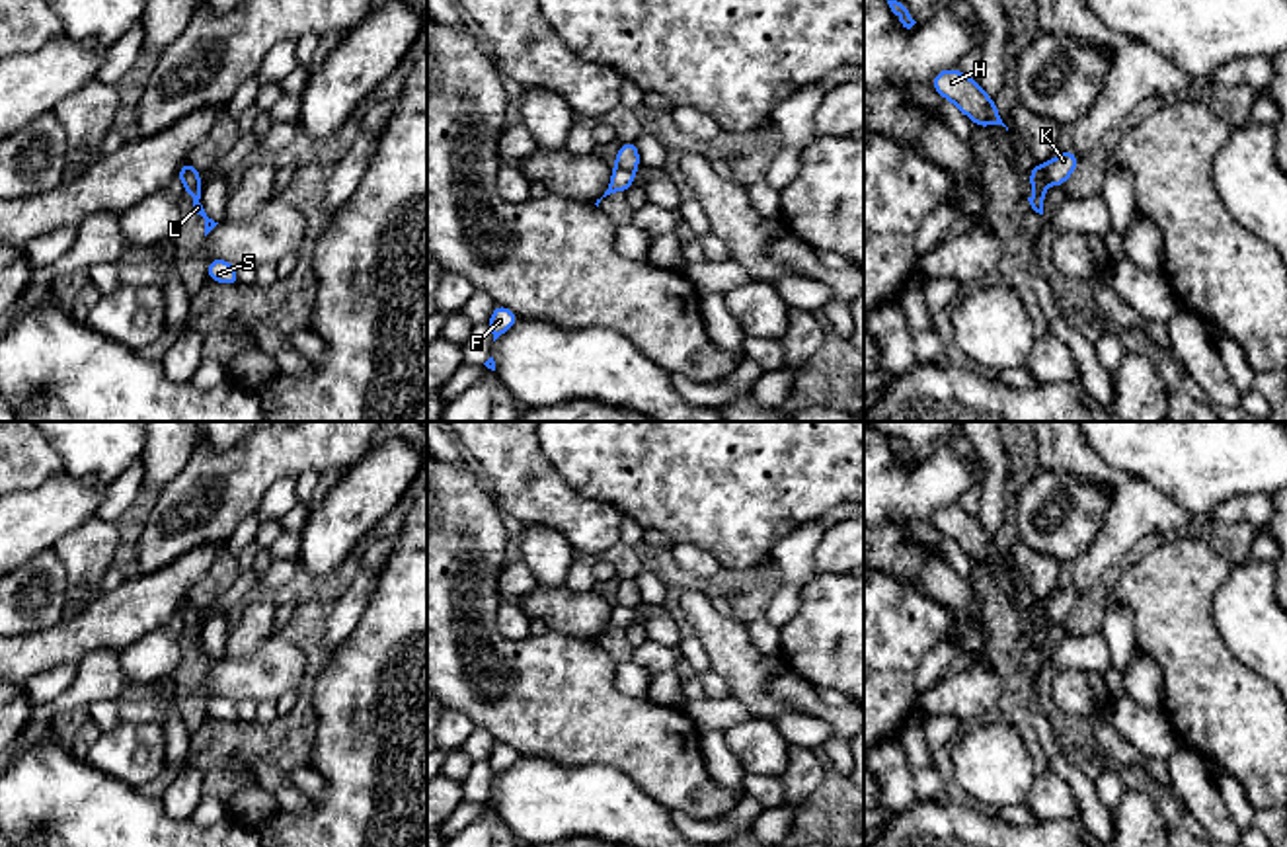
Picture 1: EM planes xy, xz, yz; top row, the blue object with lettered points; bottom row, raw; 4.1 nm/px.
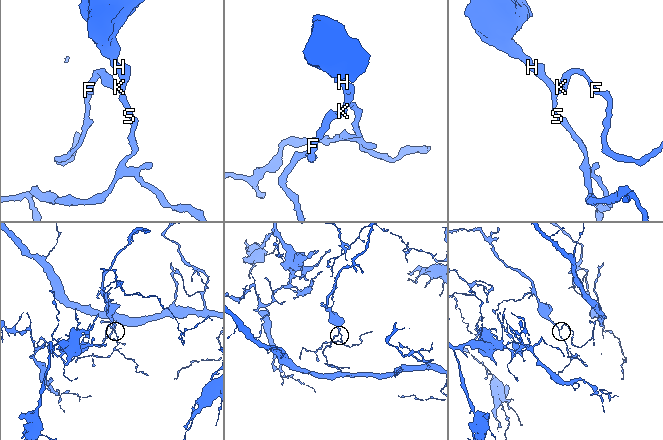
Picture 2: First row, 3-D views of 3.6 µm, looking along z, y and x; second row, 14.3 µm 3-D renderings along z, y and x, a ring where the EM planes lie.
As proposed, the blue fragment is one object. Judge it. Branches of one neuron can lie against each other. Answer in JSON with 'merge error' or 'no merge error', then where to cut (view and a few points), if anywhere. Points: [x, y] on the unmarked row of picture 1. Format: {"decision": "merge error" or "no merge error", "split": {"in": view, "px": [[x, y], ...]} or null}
{"decision": "merge error", "split": {"in": "xz", "px": [[615, 604], [632, 611]]}}

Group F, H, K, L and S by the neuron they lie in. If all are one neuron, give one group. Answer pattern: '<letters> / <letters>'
F K / H L S

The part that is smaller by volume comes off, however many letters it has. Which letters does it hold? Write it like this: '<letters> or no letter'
H, L, S

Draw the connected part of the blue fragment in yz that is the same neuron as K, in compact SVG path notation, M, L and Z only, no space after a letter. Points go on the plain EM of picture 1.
M1074 587L1055 591L1055 595L1047 601L1047 617L1055 625L1063 625L1063 621L1076 607L1078 599L1080 599L1080 595Z

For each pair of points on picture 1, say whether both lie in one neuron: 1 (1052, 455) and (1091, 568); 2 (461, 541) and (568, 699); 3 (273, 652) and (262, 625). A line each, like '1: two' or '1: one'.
1: one
2: one
3: two

